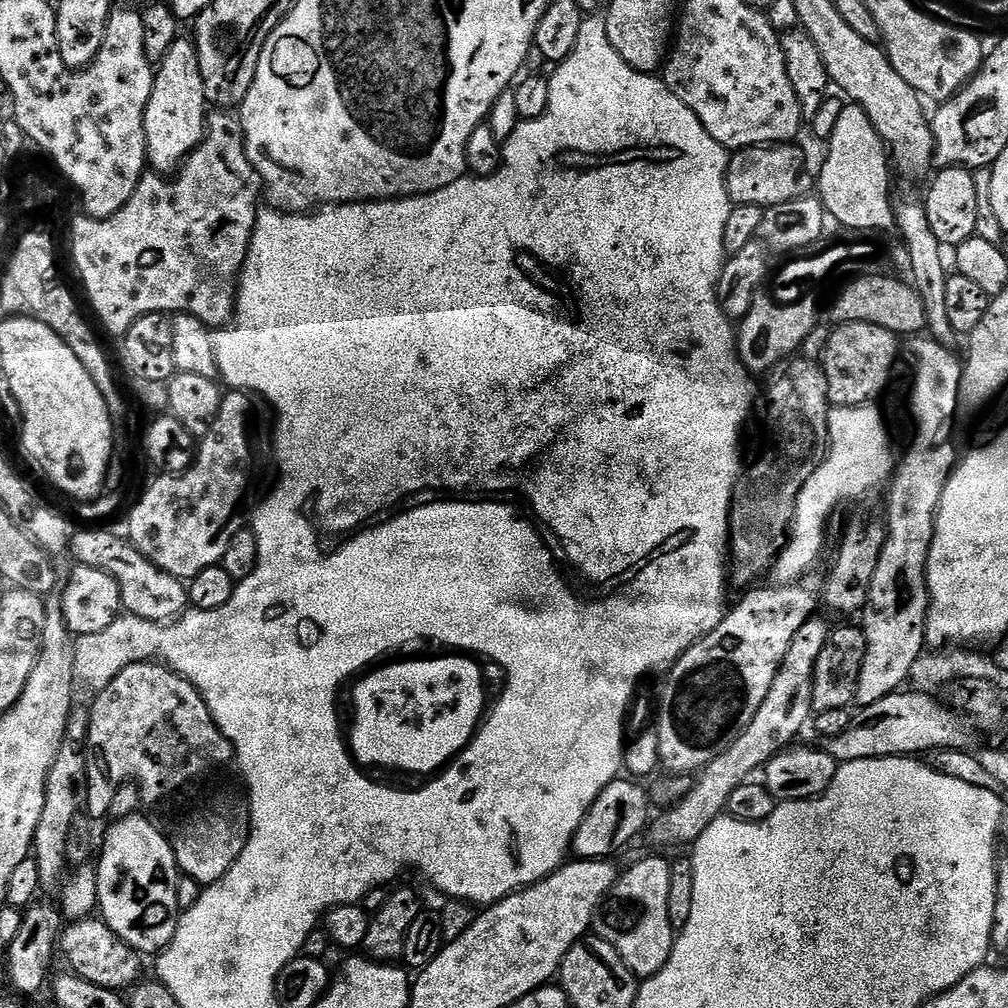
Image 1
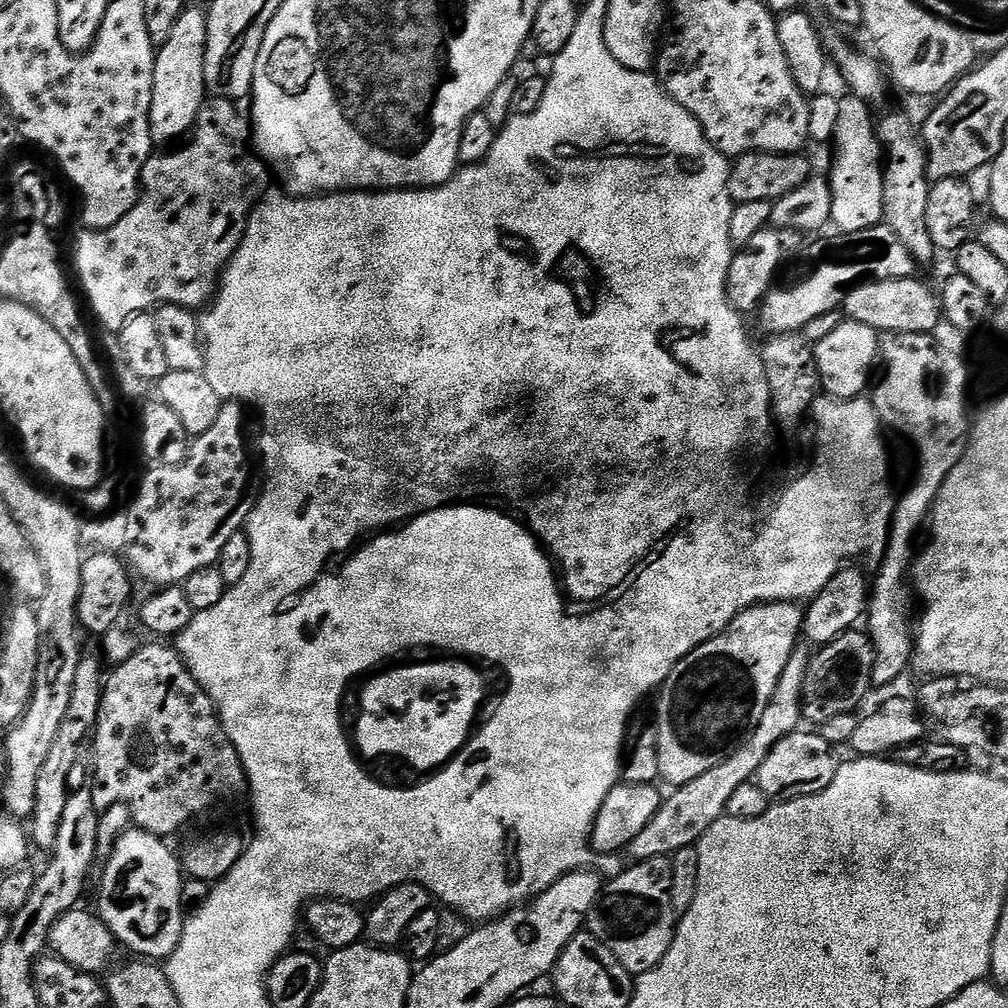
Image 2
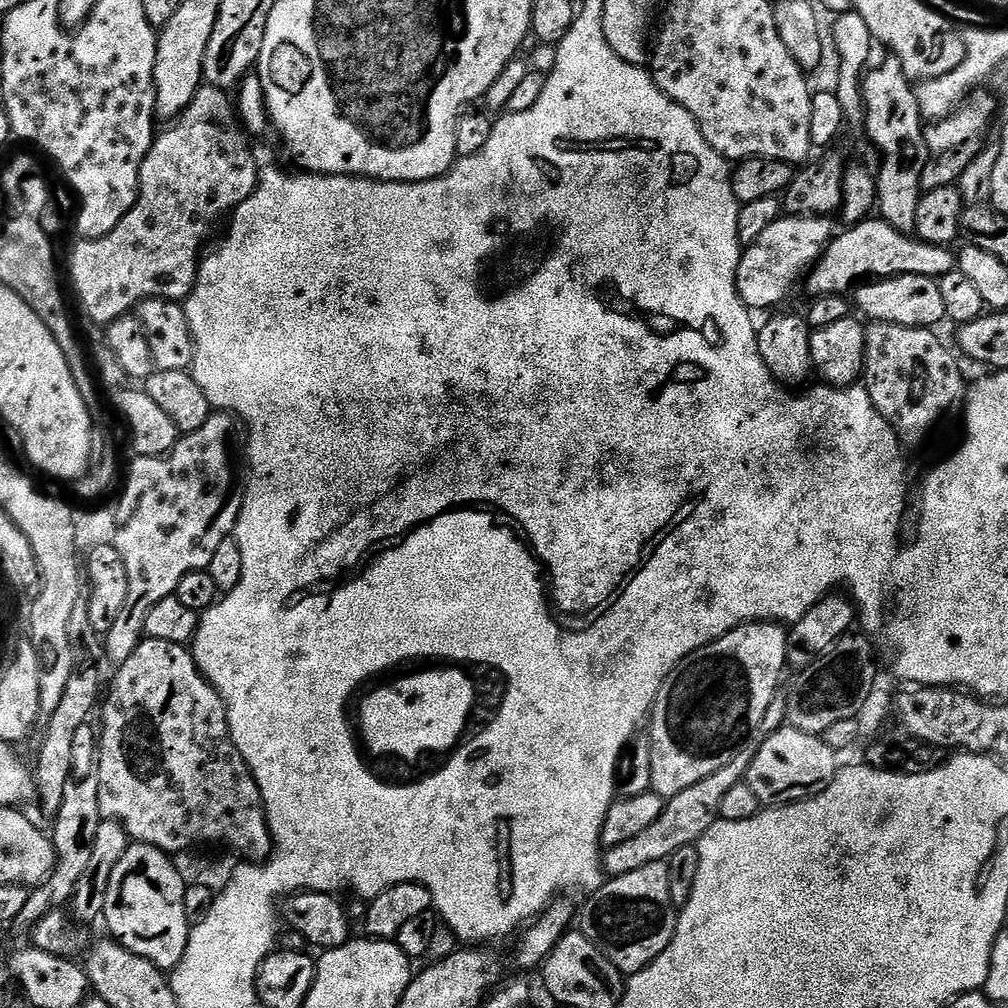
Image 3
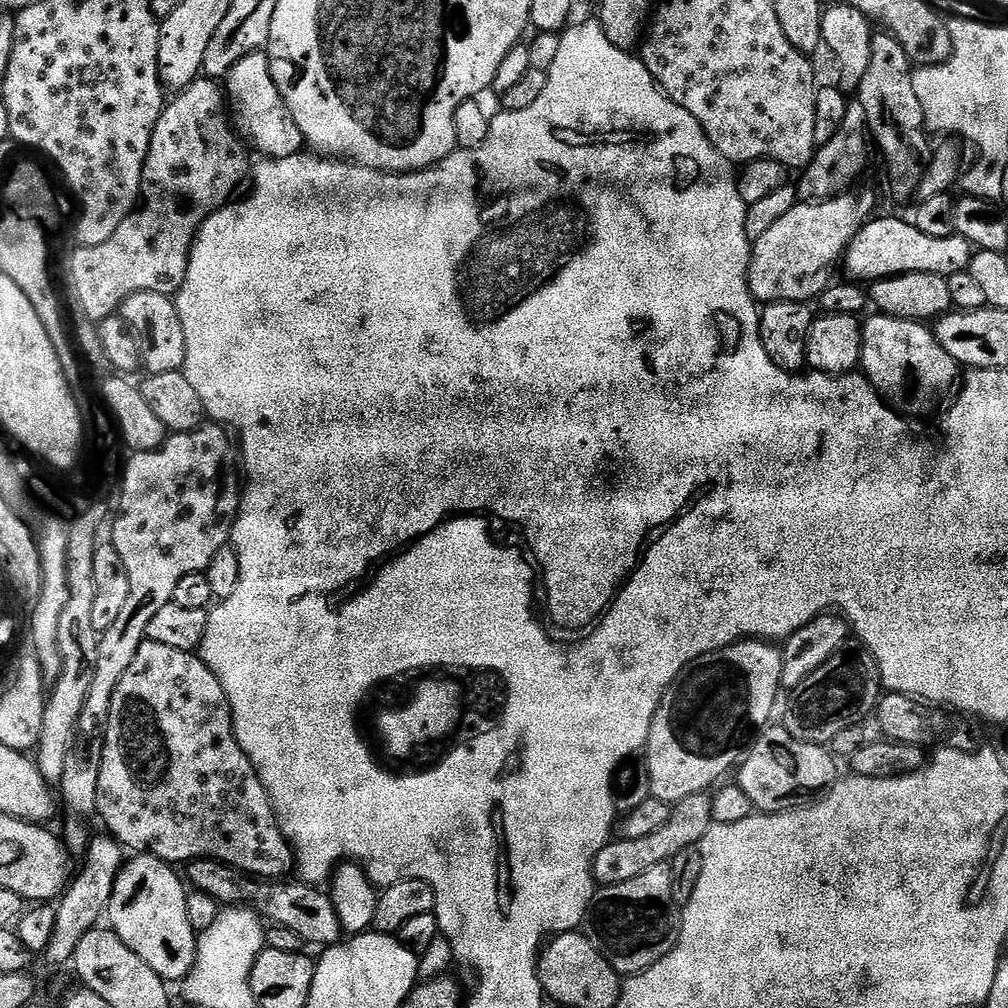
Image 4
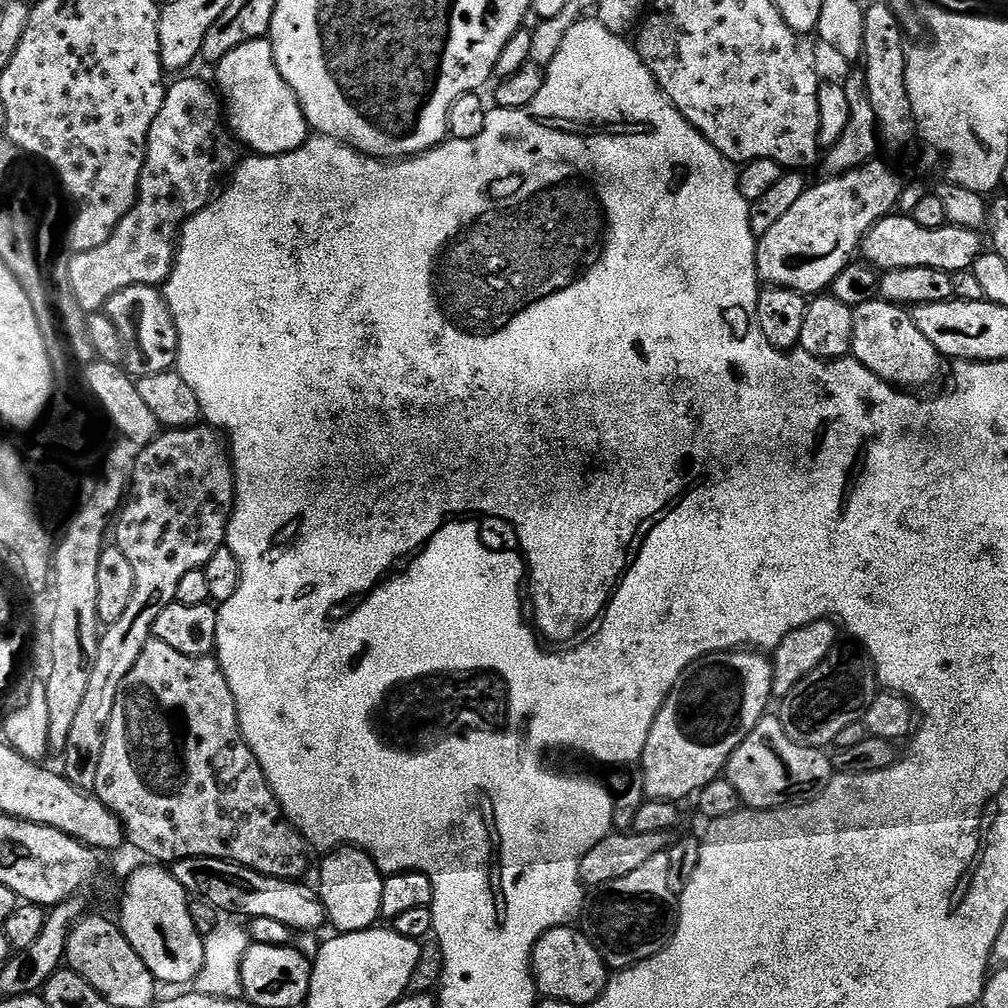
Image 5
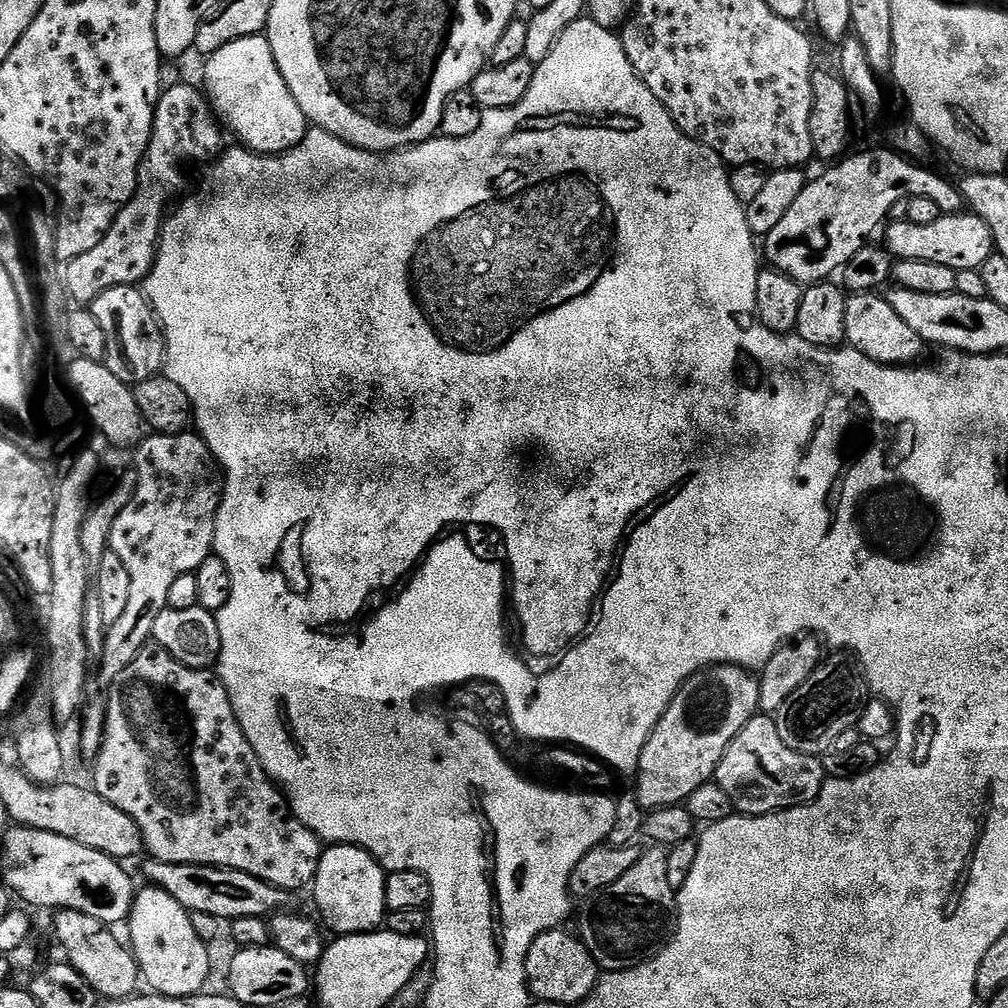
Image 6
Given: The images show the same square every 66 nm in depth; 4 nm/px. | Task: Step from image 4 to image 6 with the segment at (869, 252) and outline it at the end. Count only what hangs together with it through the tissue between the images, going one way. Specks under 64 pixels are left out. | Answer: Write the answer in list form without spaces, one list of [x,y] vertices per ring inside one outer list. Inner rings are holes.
[[[968,210],[941,214],[938,222],[930,222],[930,226],[918,226],[907,219],[889,223],[887,228],[883,243],[896,260],[918,258],[918,262],[939,262],[941,266],[950,266],[956,272],[961,272],[978,270],[986,258],[994,255],[990,226],[986,226],[982,217]]]

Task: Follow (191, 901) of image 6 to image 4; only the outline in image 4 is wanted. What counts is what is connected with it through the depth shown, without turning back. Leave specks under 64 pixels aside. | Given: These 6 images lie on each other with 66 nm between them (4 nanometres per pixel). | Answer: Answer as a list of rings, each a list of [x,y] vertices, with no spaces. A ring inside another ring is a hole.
[[[194,860],[187,868],[187,883],[195,891],[205,892],[220,906],[247,906],[265,917],[268,915],[273,925],[292,930],[305,945],[331,946],[340,943],[342,939],[340,920],[332,897],[319,887],[303,882],[284,884],[288,882],[265,882],[260,878],[249,878],[247,875],[237,874],[219,860]]]

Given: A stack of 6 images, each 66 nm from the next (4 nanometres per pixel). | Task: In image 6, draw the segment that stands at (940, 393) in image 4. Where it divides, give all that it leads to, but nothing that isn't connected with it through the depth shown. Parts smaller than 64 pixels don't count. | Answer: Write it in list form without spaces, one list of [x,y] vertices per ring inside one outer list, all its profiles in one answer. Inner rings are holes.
[[[854,292],[848,296],[844,339],[851,347],[866,354],[866,358],[893,366],[915,365],[919,361],[916,359],[920,351],[926,348],[924,341],[918,338],[918,334],[914,334],[914,329],[898,318],[894,306],[886,303],[885,297],[876,292]]]

